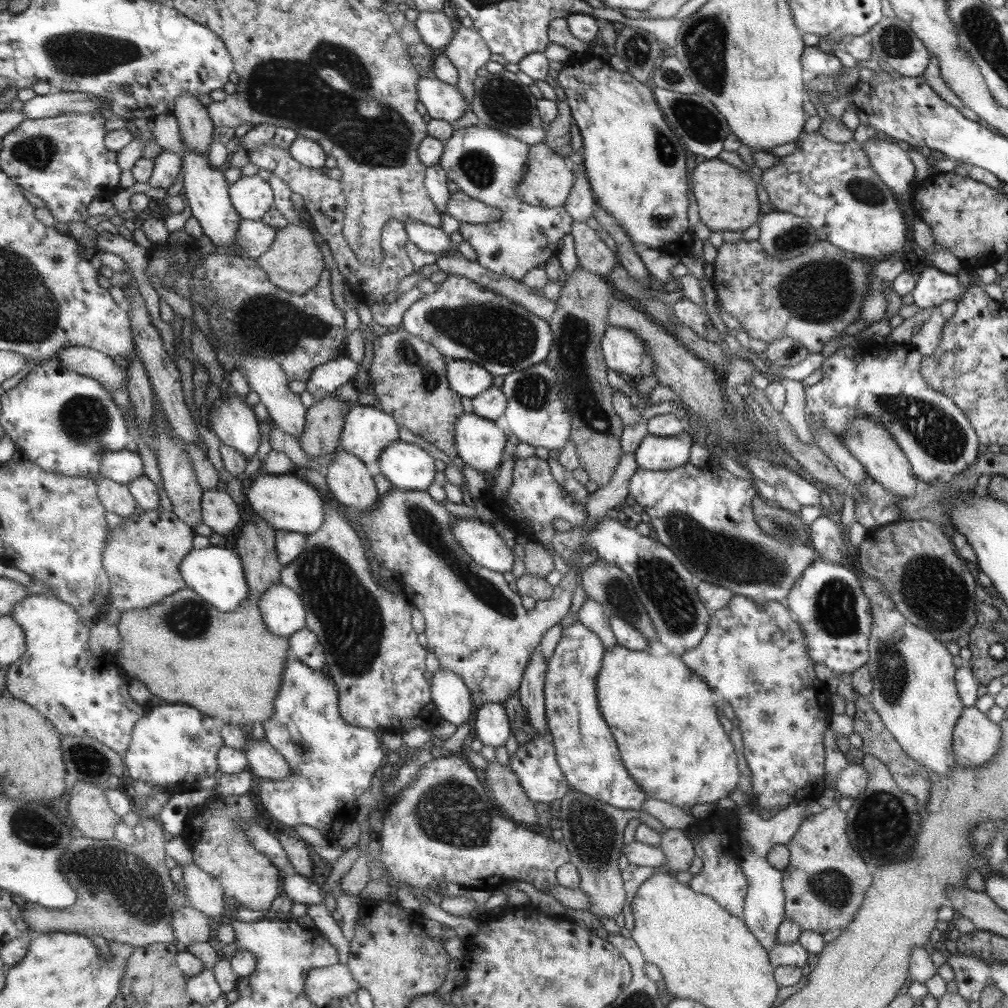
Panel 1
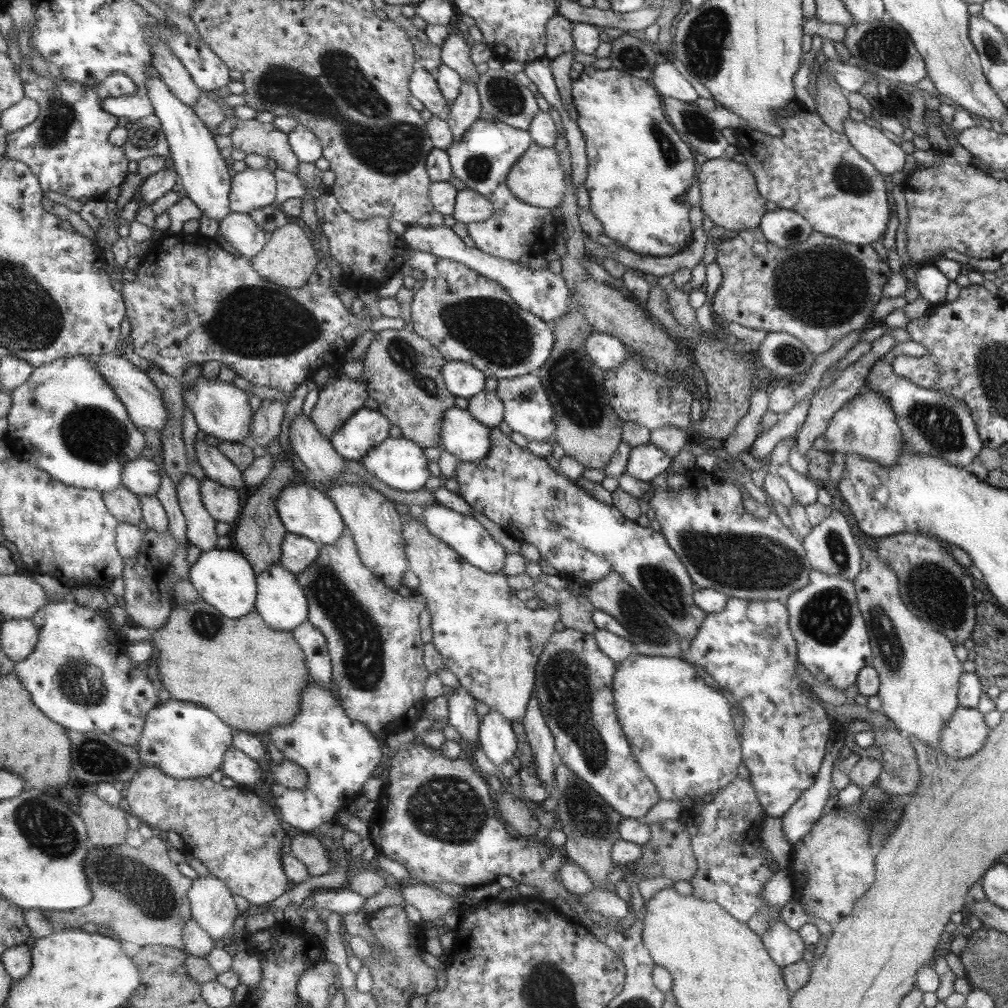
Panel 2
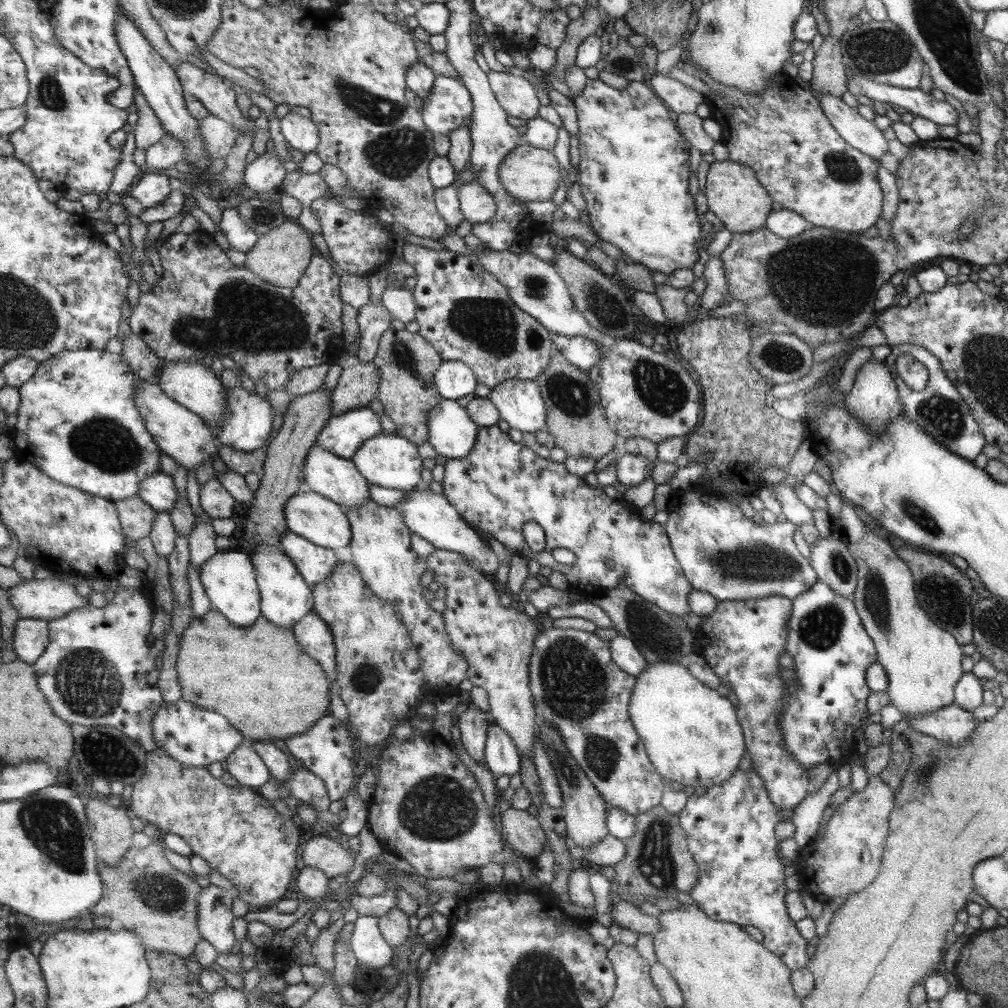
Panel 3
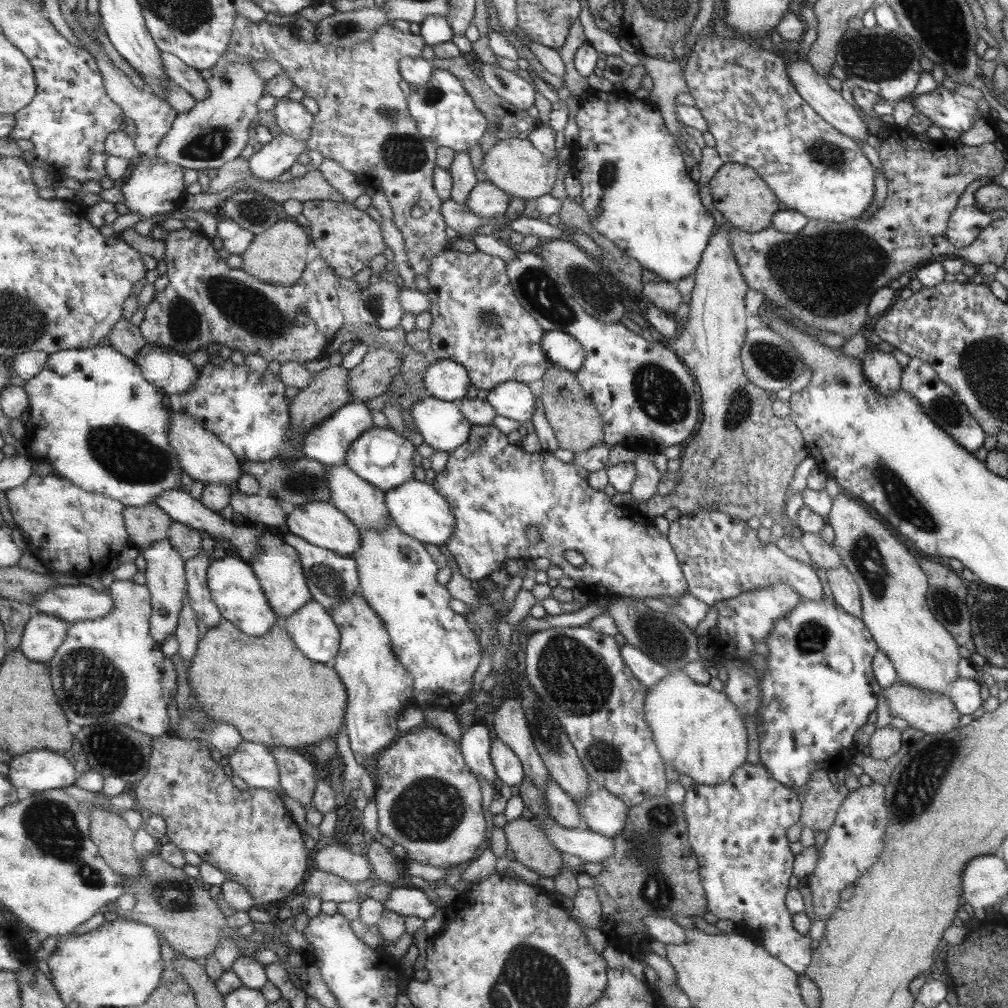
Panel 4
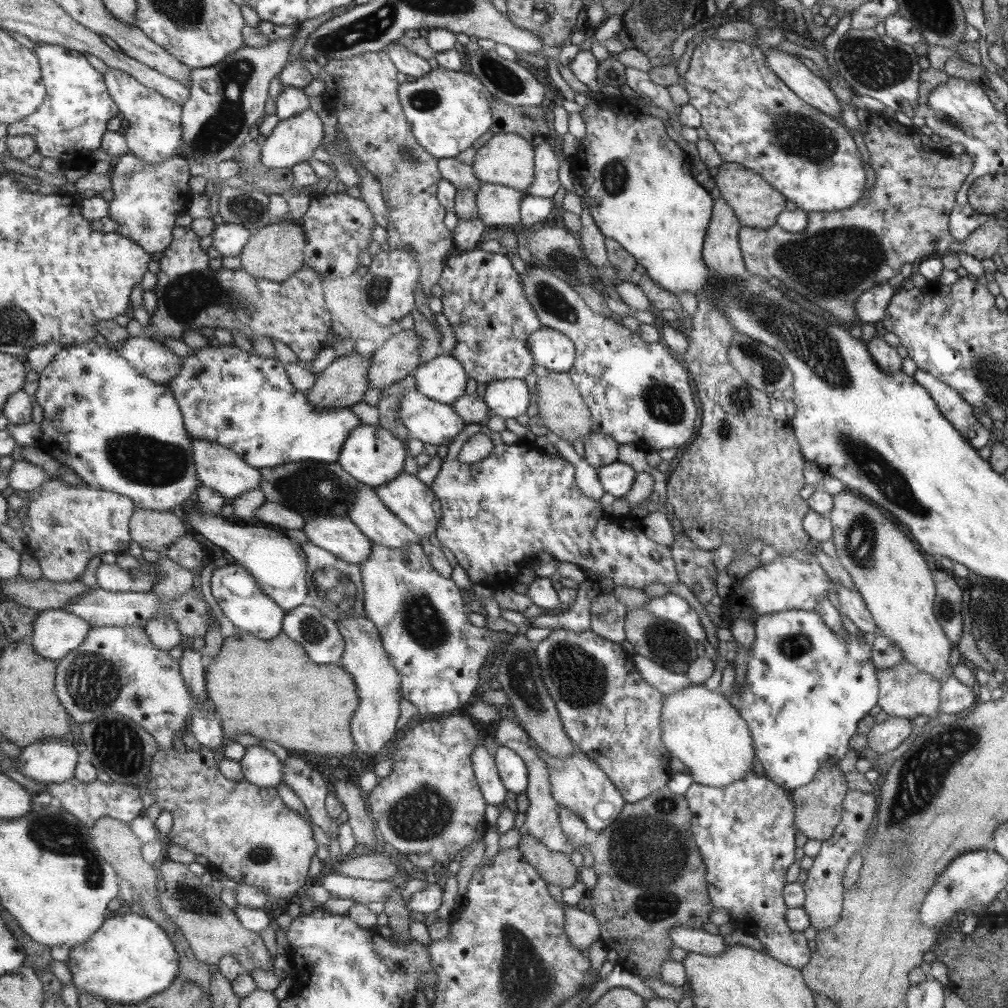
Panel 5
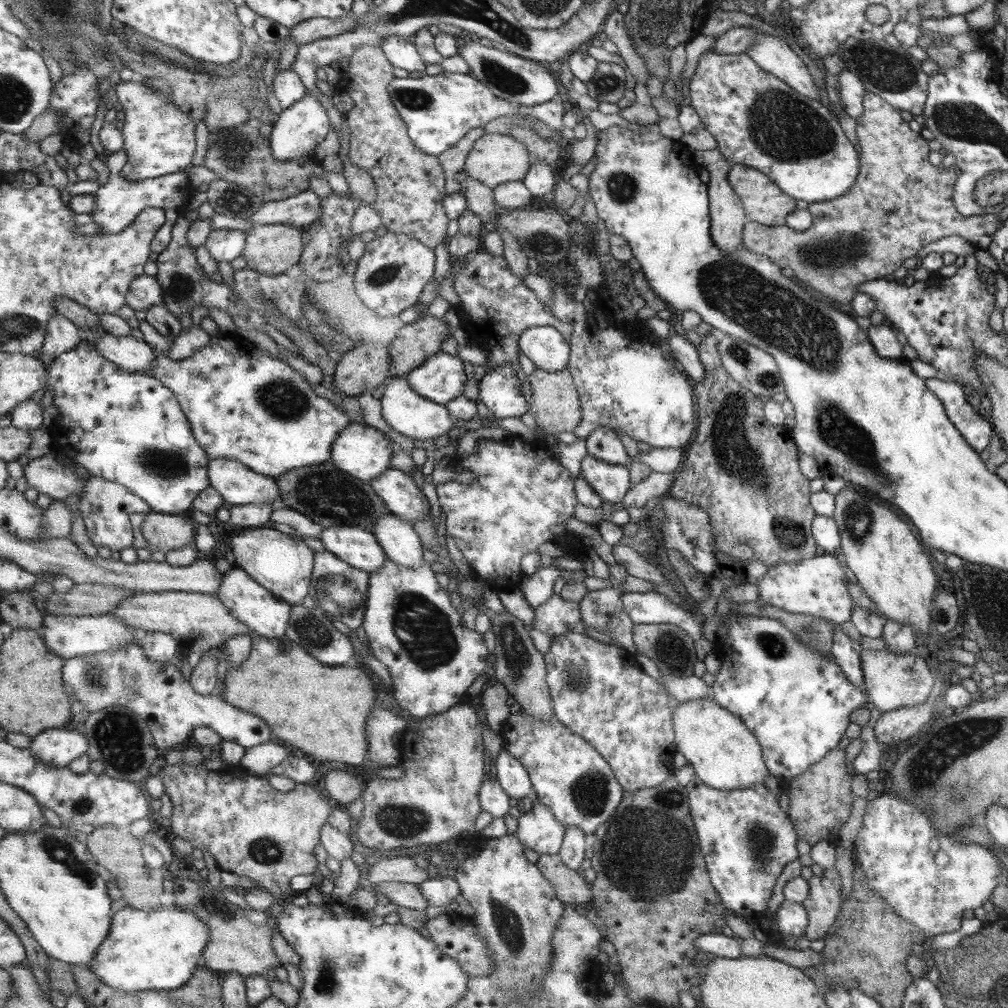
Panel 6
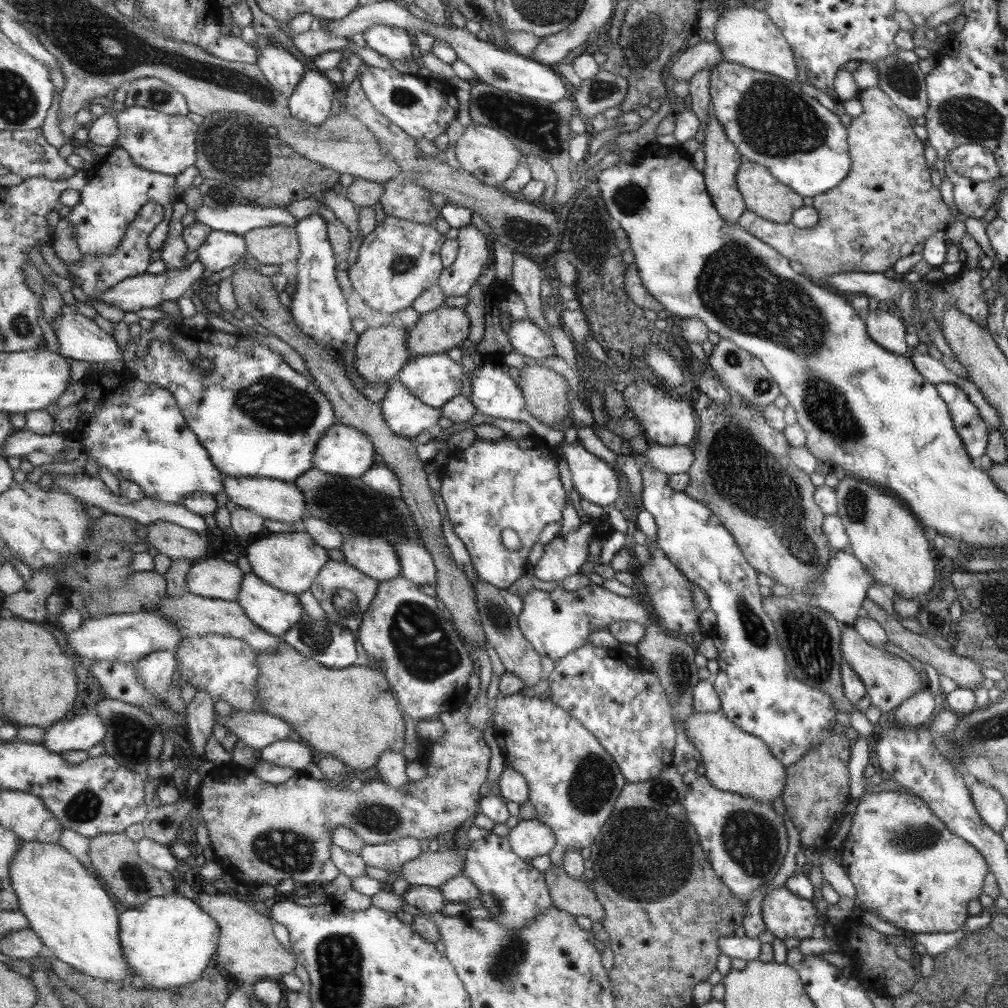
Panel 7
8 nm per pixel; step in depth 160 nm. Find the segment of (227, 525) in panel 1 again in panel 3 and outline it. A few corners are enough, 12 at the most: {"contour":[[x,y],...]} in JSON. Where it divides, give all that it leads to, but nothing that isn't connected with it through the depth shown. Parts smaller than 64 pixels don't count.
{"contour":[[217,478],[203,484],[200,506],[212,519],[231,518],[236,498]]}

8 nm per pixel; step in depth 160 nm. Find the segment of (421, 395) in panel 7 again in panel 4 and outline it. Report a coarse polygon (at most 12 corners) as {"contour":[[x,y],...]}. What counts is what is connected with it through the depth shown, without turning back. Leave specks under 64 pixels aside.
{"contour":[[437,359],[424,372],[427,396],[458,402],[469,388],[462,364]]}

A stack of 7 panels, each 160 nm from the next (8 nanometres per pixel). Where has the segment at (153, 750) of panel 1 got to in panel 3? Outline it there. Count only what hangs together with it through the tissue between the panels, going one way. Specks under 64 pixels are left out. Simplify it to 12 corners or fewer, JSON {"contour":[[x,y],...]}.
{"contour":[[185,700],[153,722],[158,748],[187,766],[227,760],[244,742],[225,716]]}

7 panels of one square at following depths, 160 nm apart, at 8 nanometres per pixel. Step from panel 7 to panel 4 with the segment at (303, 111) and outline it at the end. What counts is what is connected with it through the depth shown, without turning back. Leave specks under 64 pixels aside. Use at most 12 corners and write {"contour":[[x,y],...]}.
{"contour":[[282,132],[249,158],[265,182],[291,170],[306,140]]}

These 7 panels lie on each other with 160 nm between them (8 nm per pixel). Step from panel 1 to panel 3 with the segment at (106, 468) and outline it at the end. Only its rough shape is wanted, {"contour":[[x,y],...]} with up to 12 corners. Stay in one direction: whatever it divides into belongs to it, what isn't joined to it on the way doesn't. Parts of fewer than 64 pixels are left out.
{"contour":[[157,471],[138,495],[157,512],[170,514],[178,490],[172,475]]}

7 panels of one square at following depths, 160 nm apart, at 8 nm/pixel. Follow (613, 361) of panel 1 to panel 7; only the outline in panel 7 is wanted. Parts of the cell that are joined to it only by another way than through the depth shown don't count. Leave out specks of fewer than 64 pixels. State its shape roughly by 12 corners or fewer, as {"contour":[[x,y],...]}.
{"contour":[[531,321],[509,324],[512,348],[526,358],[556,354],[551,337]]}

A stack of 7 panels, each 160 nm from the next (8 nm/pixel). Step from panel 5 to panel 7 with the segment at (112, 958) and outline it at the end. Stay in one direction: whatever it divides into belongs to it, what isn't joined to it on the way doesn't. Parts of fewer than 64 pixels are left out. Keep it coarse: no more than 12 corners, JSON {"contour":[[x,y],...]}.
{"contour":[[175,892],[120,914],[126,963],[175,990],[215,963],[220,925]]}

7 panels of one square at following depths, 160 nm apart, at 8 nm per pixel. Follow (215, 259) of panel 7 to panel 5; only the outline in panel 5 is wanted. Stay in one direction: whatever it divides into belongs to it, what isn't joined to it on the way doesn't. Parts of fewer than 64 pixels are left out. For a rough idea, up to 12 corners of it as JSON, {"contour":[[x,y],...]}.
{"contour":[[241,224],[216,226],[212,246],[222,257],[240,256],[253,232]]}

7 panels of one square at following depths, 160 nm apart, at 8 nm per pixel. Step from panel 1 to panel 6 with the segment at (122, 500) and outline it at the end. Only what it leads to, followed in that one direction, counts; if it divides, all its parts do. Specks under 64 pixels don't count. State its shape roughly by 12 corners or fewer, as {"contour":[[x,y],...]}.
{"contour":[[147,513],[140,530],[165,554],[195,540],[181,514]]}

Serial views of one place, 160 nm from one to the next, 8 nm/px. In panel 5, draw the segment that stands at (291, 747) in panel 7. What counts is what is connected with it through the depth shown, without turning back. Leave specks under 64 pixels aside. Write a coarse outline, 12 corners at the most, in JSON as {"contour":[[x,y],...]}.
{"contour":[[263,744],[247,747],[244,779],[263,788],[284,782],[284,764]]}

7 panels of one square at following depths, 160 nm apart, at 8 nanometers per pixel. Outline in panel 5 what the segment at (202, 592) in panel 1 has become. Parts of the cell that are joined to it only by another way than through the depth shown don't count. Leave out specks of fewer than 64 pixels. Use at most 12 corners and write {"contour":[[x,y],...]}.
{"contour":[[230,560],[210,588],[235,628],[261,640],[284,631],[286,610]]}

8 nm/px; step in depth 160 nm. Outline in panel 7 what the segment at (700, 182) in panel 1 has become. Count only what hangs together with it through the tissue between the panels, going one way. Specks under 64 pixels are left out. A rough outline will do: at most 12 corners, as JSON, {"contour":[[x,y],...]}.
{"contour":[[741,162],[736,184],[747,210],[790,223],[800,194],[768,168]]}

